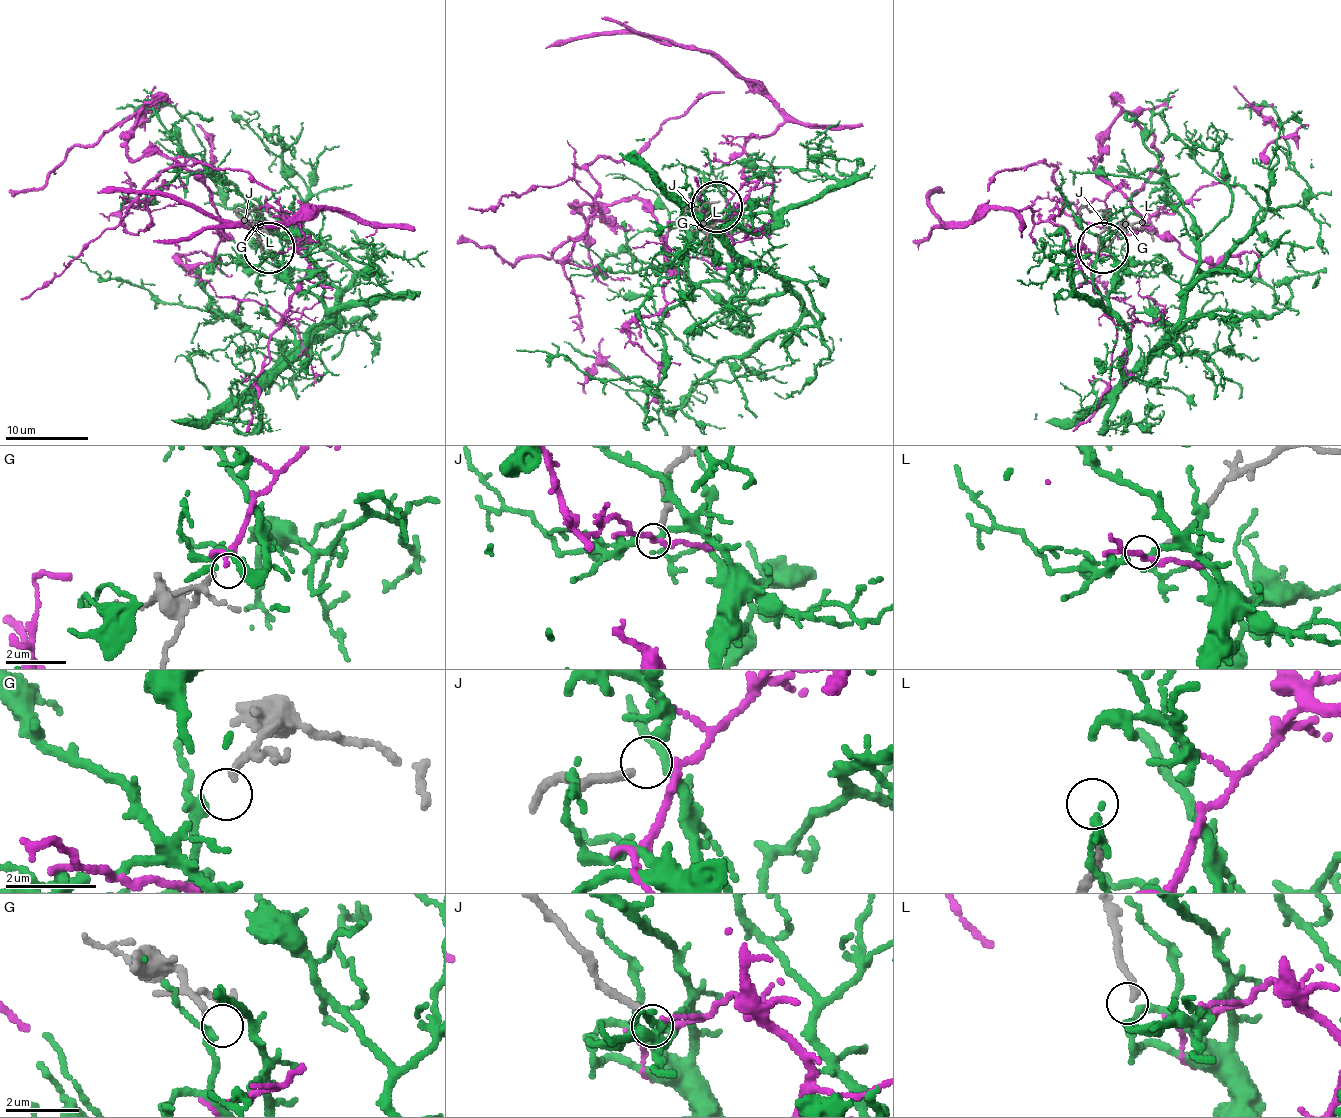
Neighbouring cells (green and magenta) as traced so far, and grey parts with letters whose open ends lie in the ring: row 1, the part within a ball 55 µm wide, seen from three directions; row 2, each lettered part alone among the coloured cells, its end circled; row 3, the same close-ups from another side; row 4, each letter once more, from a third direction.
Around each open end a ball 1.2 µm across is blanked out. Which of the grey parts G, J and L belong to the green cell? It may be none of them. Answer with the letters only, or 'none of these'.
G

